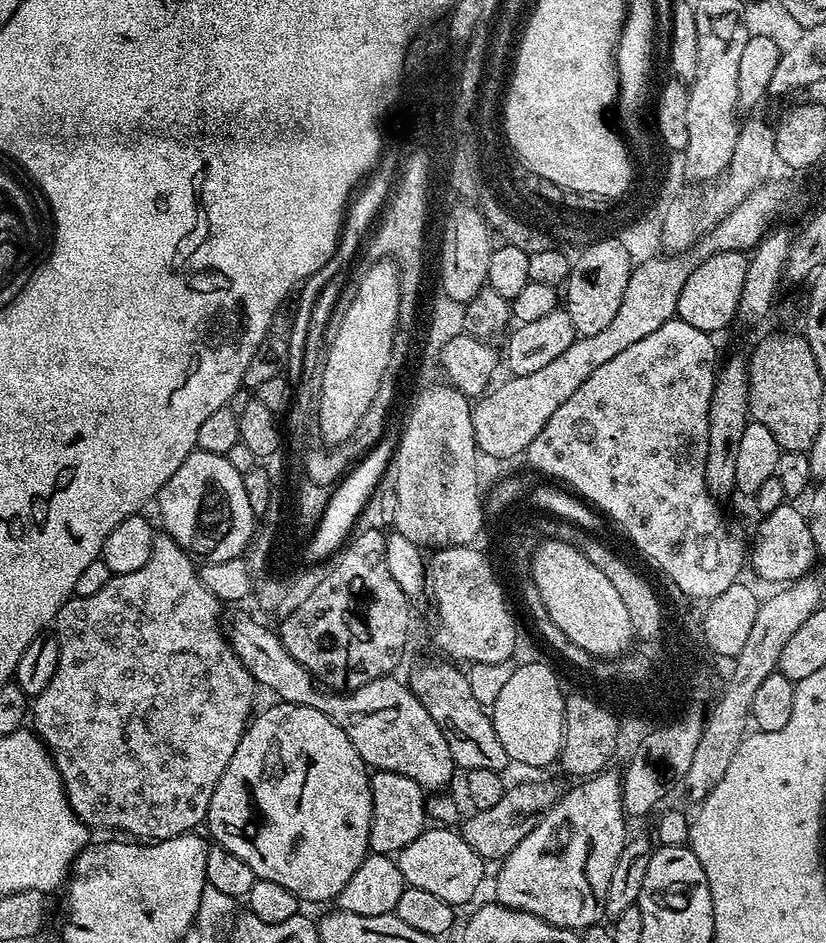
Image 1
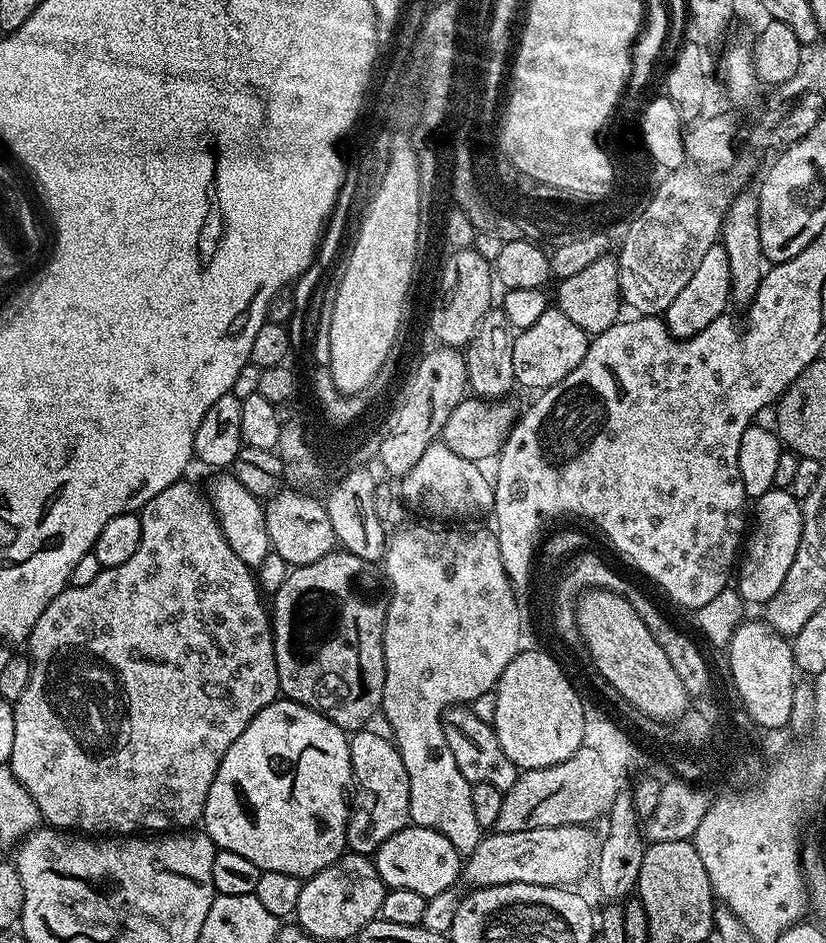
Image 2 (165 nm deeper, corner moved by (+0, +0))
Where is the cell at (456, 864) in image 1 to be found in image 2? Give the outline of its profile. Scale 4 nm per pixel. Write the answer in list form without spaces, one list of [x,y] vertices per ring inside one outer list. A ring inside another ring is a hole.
[[[417,824],[398,830],[398,834],[386,838],[386,842],[382,842],[382,846],[378,846],[374,859],[378,874],[385,886],[401,888],[402,890],[414,890],[425,896],[425,898],[455,889],[457,887],[455,885],[456,880],[458,884],[462,876],[462,853],[456,849],[454,842],[450,842],[450,838],[446,838],[446,834],[442,834],[438,830],[430,830]]]

